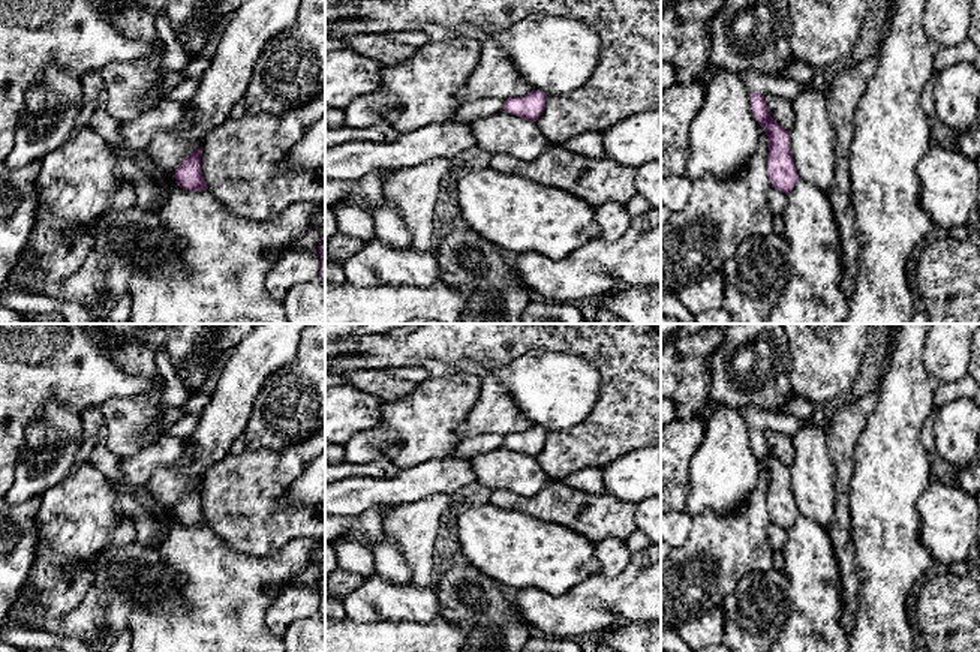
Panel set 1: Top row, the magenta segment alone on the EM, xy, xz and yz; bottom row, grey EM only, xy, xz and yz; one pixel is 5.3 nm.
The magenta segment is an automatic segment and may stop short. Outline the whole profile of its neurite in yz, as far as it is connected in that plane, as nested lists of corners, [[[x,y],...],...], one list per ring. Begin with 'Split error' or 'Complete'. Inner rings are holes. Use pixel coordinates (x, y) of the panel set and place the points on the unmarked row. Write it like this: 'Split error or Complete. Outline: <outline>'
Complete. Outline: [[[751,429],[751,445],[755,456],[769,472],[767,510],[772,523],[788,531],[800,516],[790,487],[788,466],[782,465],[772,454],[763,430]]]

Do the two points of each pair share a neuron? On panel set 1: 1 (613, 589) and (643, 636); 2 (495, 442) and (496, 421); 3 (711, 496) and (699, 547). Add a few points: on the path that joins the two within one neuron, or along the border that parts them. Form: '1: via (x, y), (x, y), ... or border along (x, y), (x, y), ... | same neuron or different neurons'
1: border along (645, 622), (616, 624), (601, 631) | different neurons
2: border along (504, 436), (481, 433), (460, 439) | different neurons
3: border along (742, 504), (727, 514), (705, 510), (693, 519) | different neurons

